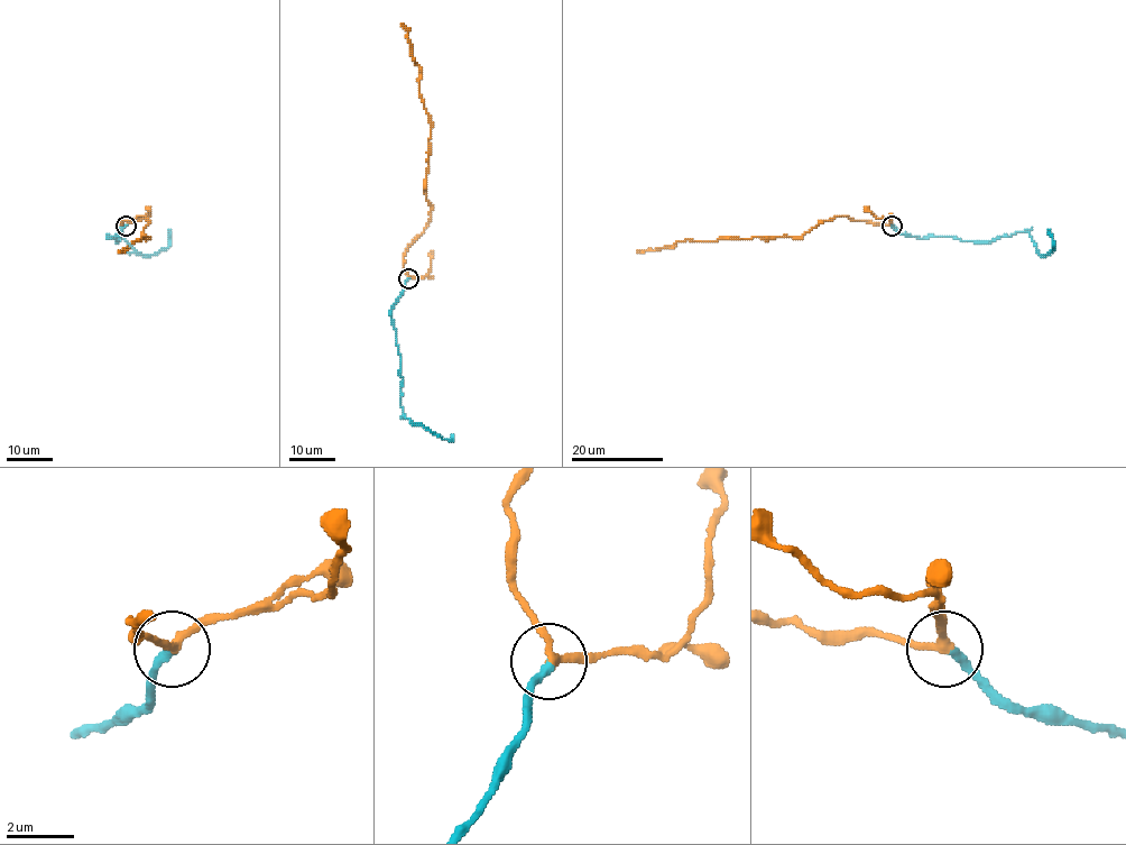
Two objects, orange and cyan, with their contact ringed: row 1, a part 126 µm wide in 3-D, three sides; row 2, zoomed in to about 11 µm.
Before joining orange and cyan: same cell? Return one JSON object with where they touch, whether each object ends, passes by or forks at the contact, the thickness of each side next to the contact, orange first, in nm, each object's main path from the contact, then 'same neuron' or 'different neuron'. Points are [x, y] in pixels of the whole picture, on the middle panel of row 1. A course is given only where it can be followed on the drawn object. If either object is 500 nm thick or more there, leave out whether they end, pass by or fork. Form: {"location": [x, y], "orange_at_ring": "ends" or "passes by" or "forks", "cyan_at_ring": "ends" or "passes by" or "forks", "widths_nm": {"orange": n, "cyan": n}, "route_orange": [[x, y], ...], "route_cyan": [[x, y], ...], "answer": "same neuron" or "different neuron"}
{"location": [408, 278], "orange_at_ring": "passes by", "cyan_at_ring": "ends", "widths_nm": {"orange": 240, "cyan": 260}, "route_orange": [[408, 277], [404, 253], [430, 218], [425, 186], [431, 126], [420, 94], [420, 66], [402, 23]], "route_cyan": [[408, 277], [391, 309], [400, 356], [403, 413], [449, 440], [453, 440], [452, 435]], "answer": "same neuron"}

